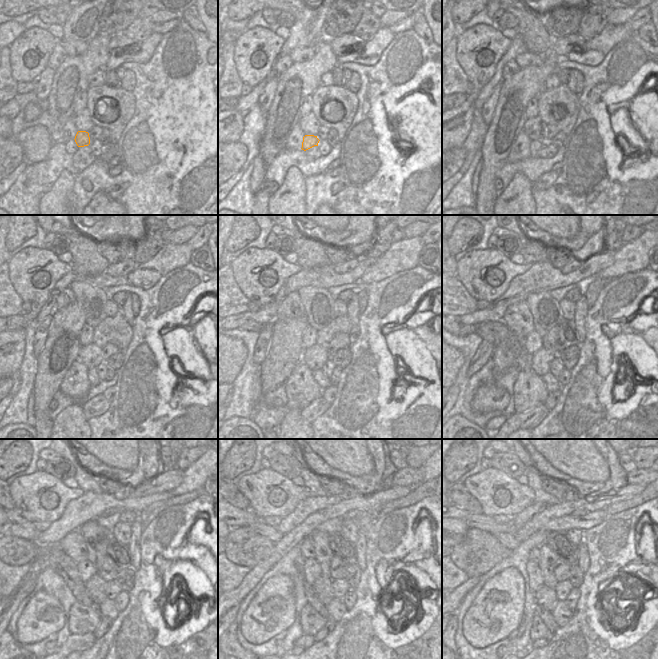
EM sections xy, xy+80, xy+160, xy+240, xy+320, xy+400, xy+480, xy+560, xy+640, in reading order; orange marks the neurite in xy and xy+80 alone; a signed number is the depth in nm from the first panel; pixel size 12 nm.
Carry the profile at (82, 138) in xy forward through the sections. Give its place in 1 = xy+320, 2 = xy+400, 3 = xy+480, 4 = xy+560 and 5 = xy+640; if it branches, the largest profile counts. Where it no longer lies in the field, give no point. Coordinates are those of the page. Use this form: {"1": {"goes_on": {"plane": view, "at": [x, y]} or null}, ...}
{"1": {"goes_on": {"plane": "xy+320", "at": [324, 382]}}, "2": {"goes_on": {"plane": "xy+400", "at": [552, 384]}}, "3": {"goes_on": {"plane": "xy+480", "at": [107, 609]}}, "4": {"goes_on": {"plane": "xy+560", "at": [336, 609]}}, "5": {"goes_on": {"plane": "xy+640", "at": [562, 613]}}}

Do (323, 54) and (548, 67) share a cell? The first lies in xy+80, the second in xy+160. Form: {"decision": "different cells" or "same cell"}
{"decision": "same cell"}

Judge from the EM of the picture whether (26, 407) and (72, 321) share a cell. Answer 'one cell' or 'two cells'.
two cells

